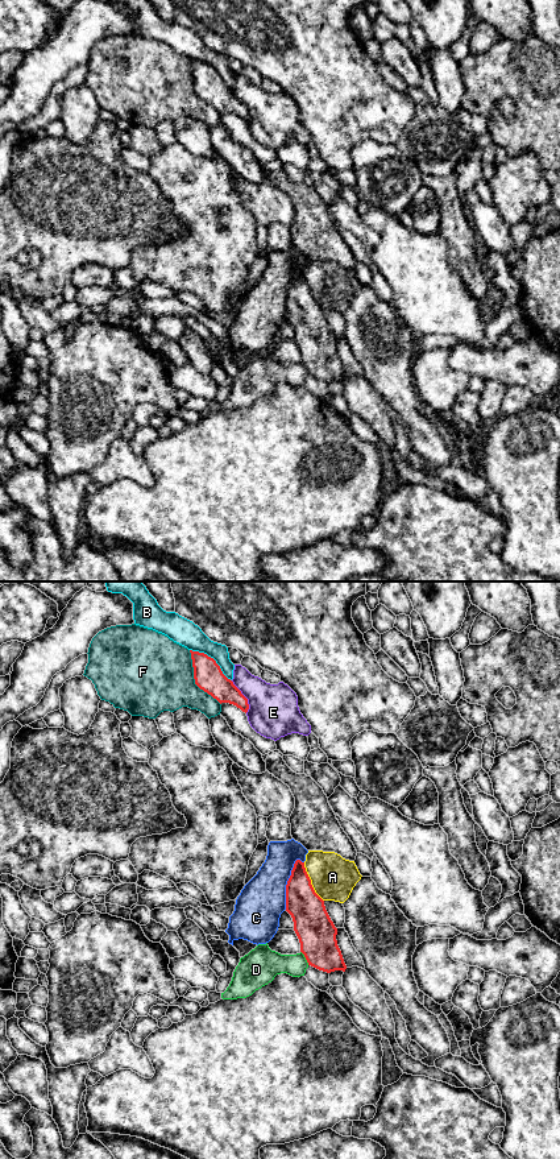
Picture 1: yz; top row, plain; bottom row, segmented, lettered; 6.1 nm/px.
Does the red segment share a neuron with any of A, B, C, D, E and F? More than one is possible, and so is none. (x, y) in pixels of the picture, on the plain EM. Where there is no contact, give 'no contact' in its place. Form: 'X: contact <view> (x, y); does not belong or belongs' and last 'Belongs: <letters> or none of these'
A: contact yz (310, 292); does not belong
B: contact yz (212, 67); does not belong
C: contact yz (287, 293); does not belong
D: contact yz (305, 365); does not belong
E: contact yz (244, 106); does not belong
F: contact yz (194, 87); does not belong
Belongs: none of these

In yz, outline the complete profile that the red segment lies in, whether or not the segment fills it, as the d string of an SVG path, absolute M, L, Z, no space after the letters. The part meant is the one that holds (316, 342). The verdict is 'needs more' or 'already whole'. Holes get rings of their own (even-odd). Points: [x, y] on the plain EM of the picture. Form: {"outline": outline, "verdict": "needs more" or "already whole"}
{"outline": "M300 269L295 270L286 294L286 320L293 327L300 361L308 374L327 382L345 381L347 374L336 349L337 338Z", "verdict": "already whole"}

